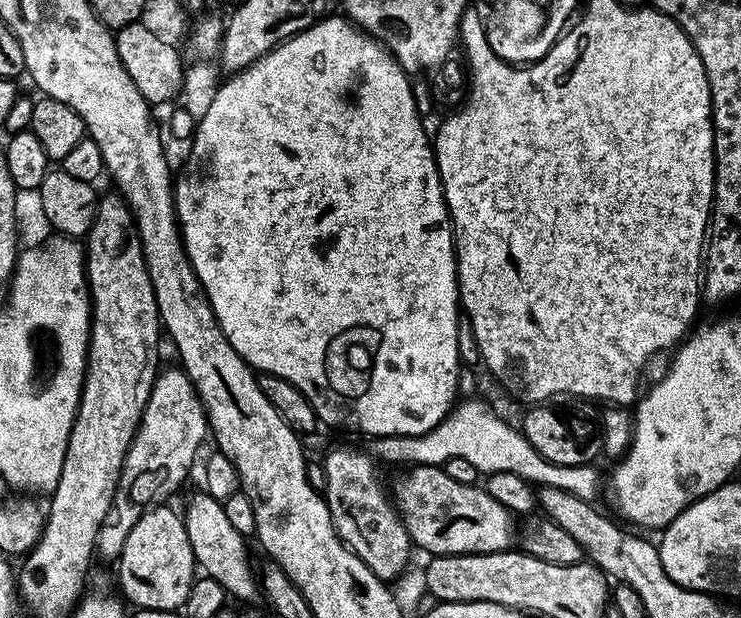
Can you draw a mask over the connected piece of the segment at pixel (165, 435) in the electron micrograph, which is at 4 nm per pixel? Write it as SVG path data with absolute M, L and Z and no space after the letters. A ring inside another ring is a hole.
M178 366L167 368L165 367L157 373L150 398L147 400L146 410L140 420L139 430L136 432L123 462L123 470L119 478L119 485L115 490L113 506L107 512L107 516L99 528L99 536L96 539L96 552L99 557L101 555L104 558L112 558L112 560L119 557L127 535L133 530L134 523L138 522L138 518L142 516L145 508L152 503L162 504L167 501L165 499L174 493L185 480L204 440L207 441L210 430L207 413L201 406L200 396L197 394L192 380Z

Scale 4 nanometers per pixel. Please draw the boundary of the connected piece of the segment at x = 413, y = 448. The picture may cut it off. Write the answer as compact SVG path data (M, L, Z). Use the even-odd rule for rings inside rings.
M468 398L464 402L465 404L457 403L448 417L426 434L377 436L365 443L367 445L364 446L364 450L379 463L408 464L407 466L421 464L443 466L450 458L466 458L466 462L472 463L480 474L509 472L518 474L533 486L557 488L589 502L597 499L595 496L600 492L600 472L596 466L592 464L558 466L542 458L542 454L538 454L538 450L530 446L521 429L511 428L501 418L496 417L483 399Z

